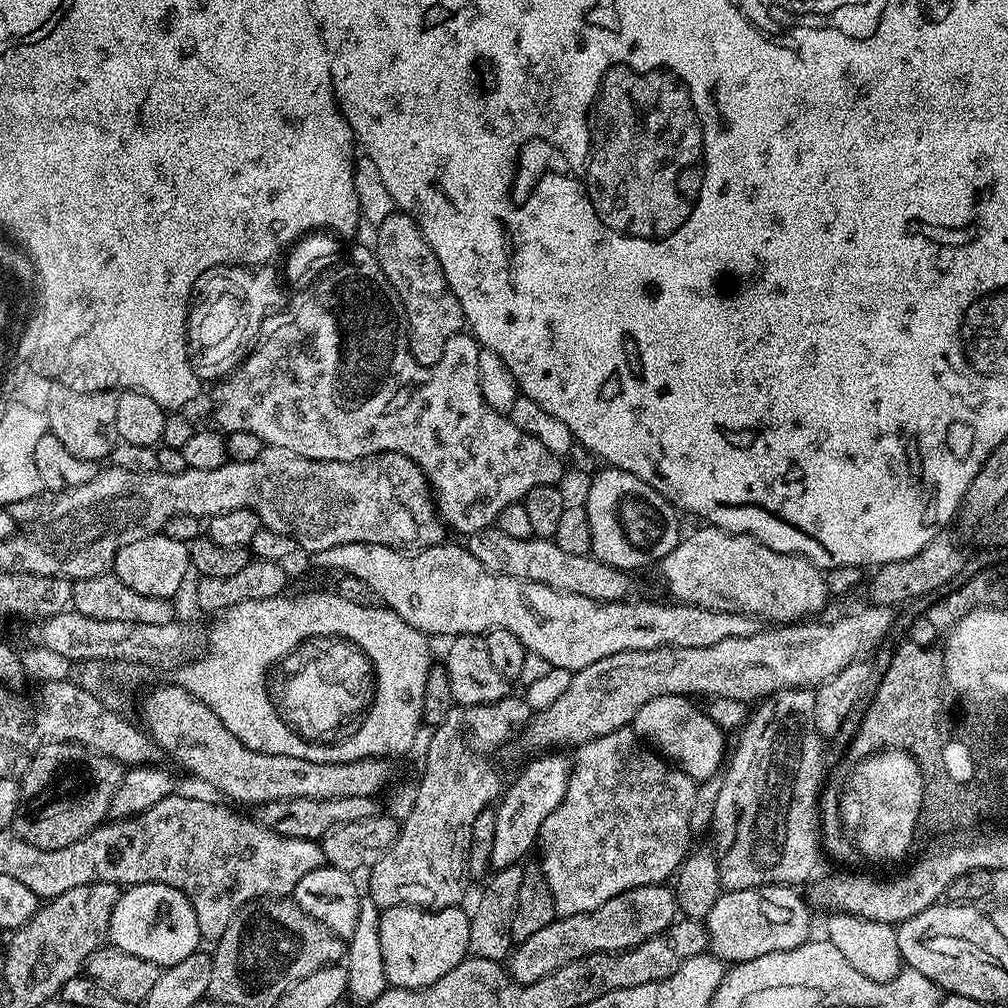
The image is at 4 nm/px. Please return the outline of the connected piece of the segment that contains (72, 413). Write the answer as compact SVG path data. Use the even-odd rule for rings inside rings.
M59 382L53 383L53 388L48 392L48 405L43 405L42 408L44 415L48 417L48 432L58 438L58 442L62 442L62 446L66 446L70 454L78 454L78 458L107 461L118 443L116 397L117 393L112 390L82 392L79 387L67 388Z

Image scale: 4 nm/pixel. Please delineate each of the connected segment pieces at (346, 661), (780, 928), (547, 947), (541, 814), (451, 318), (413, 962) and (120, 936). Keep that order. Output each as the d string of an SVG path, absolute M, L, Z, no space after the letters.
M319 636L299 644L279 665L280 696L285 700L279 709L280 717L305 740L322 744L333 743L345 735L368 711L374 695L374 673L367 654L356 644L340 636Z
M787 884L721 891L706 918L711 955L735 966L762 958L762 954L794 950L808 943L808 931L812 928L812 916L808 913L810 906L796 892L799 891Z
M667 883L638 886L634 890L626 890L614 898L610 898L610 902L602 902L602 906L598 906L598 910L593 912L561 916L554 922L550 922L550 926L536 931L530 938L519 941L506 960L508 975L523 985L538 982L538 978L546 978L550 974L554 974L554 970L575 960L584 960L590 954L625 952L627 948L633 948L662 934L671 924L676 923L677 919L676 894Z
M540 754L537 756L540 757L538 757L537 760L530 761L529 764L521 770L520 777L518 777L509 788L507 785L506 791L503 793L502 799L496 808L494 850L490 850L490 864L493 869L505 868L511 864L520 864L521 861L523 861L523 856L526 855L531 848L533 851L534 845L540 839L542 822L546 822L546 818L550 814L554 814L558 802L562 802L562 798L566 794L568 774L570 771L569 757L567 755L564 757L564 754Z
M397 210L375 225L374 232L376 261L404 307L410 354L423 368L434 366L444 357L446 342L465 327L462 306L458 298L454 298L434 250L430 250L422 230L411 216Z
M403 904L402 906L394 906L393 908L385 908L380 914L380 925L378 926L378 942L382 946L382 966L384 973L388 979L389 985L394 988L425 988L434 982L438 982L438 978L442 978L442 974L450 974L450 970L454 970L454 966L458 966L469 955L468 943L470 942L470 916L467 911L463 912L463 907L455 908L437 908L429 910L426 908L414 908L411 904Z
M134 884L121 892L124 893L115 897L112 911L106 916L106 932L115 947L126 954L146 958L146 962L154 962L161 969L190 958L201 947L198 918L183 892L165 884Z

